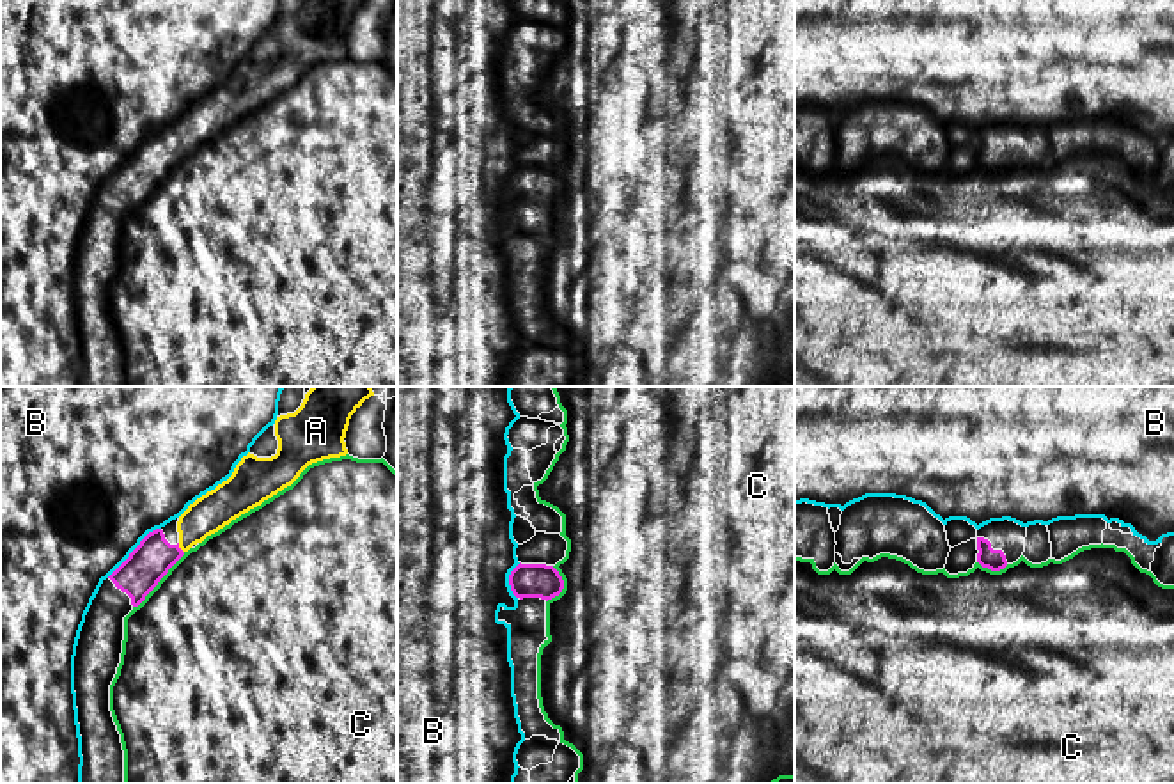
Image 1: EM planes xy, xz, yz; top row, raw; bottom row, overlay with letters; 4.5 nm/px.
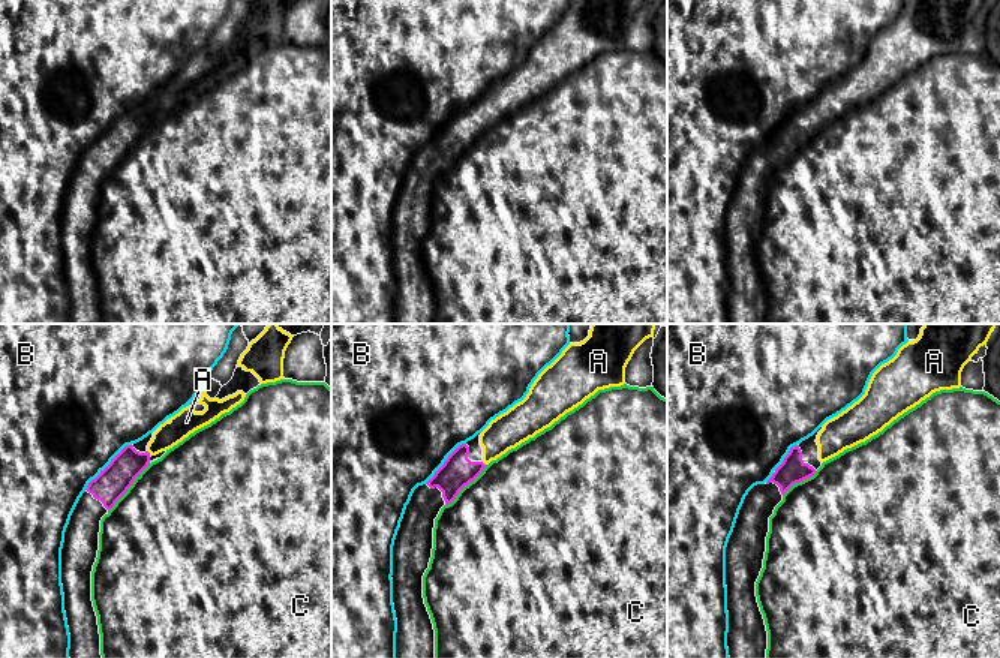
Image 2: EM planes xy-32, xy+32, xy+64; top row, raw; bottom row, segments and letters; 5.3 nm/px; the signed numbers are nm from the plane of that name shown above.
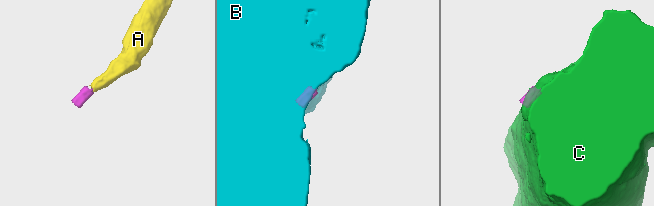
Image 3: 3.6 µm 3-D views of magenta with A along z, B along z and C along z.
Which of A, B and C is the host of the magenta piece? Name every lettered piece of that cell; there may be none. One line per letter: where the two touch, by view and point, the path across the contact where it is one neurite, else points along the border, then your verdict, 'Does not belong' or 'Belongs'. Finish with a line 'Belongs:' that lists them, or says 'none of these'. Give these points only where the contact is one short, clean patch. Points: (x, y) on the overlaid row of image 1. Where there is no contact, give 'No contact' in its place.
A: Touches magenta at xy (180, 548). Path across: xy (155, 556), (172, 554), (180, 548), (215, 509). Belongs
B: Touches magenta at xy (133, 550). Boundary: xy (160, 527), (153, 529), (107, 577). Does not belong
C: Touches magenta at xy (160, 579). Boundary: xy (185, 552), (133, 607). Does not belong
Belongs: A

